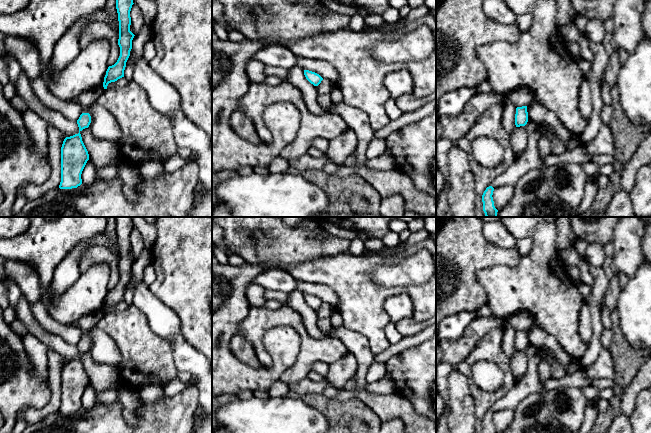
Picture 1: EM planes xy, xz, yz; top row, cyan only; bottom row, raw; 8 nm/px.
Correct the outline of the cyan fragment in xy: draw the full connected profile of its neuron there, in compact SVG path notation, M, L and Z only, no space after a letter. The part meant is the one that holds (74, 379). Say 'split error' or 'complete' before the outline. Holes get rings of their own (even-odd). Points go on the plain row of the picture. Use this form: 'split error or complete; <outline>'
complete; M82 337L77 344L79 357L66 361L61 371L61 406L60 413L77 412L82 408L81 398L89 384L88 375L80 356L91 347L89 337Z

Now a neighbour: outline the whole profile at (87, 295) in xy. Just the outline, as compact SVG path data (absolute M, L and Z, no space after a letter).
M95 263L66 292L45 306L51 318L60 324L72 324L78 319L103 309L108 293L110 268L107 263Z

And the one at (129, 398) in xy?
M121 385L117 389L118 401L122 405L123 417L128 426L135 427L140 422L138 410L140 408L141 398L138 389L133 389Z

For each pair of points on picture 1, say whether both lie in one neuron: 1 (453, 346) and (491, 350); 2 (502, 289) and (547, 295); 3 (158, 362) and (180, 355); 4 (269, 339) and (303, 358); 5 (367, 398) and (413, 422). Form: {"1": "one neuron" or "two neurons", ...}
{"1": "two neurons", "2": "one neuron", "3": "two neurons", "4": "two neurons", "5": "one neuron"}

